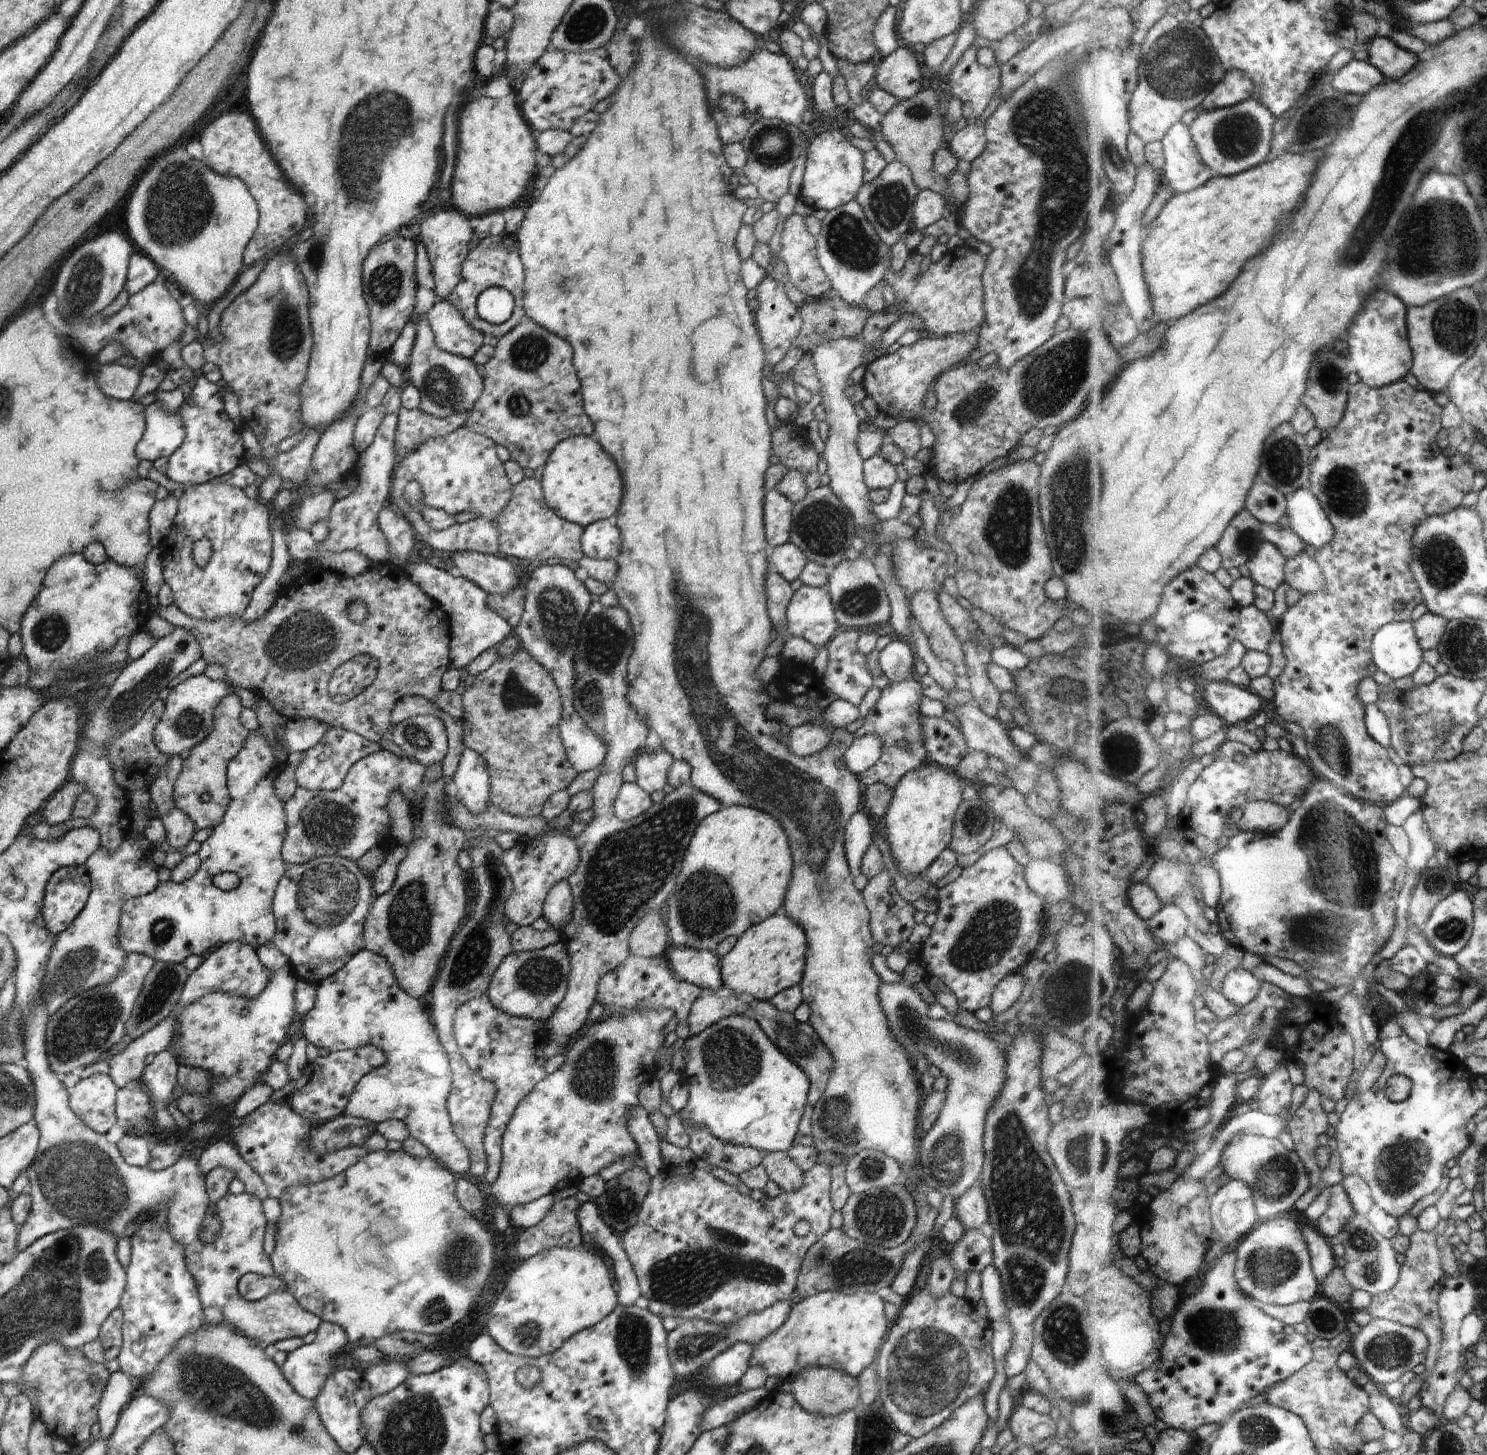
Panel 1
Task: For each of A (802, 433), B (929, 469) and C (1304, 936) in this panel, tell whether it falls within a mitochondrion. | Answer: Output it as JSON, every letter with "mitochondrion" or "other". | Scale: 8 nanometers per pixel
{"A":"other","B":"other","C":"mitochondrion"}

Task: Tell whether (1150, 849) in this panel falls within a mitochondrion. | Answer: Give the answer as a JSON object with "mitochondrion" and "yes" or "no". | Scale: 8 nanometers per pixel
{"mitochondrion":"no"}

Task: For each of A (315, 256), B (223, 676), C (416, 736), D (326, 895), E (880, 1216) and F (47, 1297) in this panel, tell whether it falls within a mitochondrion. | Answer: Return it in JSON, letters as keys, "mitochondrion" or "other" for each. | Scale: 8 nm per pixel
{"A":"mitochondrion","B":"other","C":"mitochondrion","D":"mitochondrion","E":"mitochondrion","F":"mitochondrion"}

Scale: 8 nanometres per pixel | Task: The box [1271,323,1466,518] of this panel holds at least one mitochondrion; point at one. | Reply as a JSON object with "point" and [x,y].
{"point":[1330,380]}

